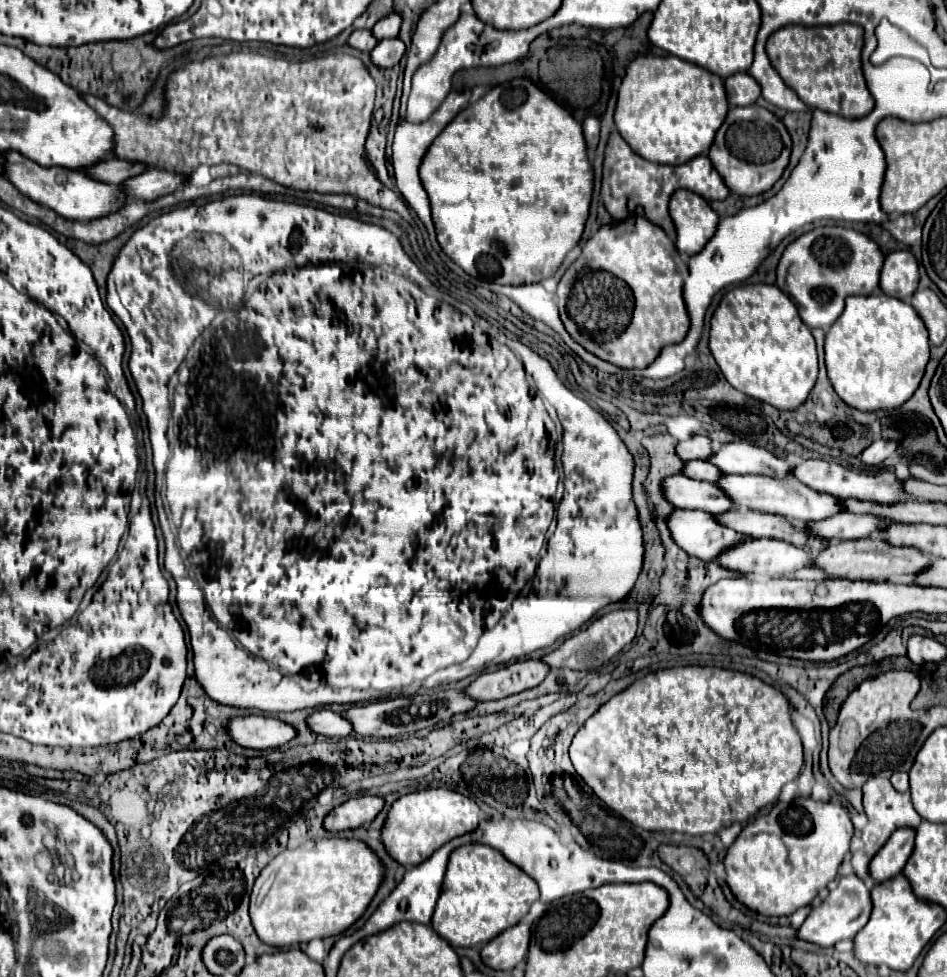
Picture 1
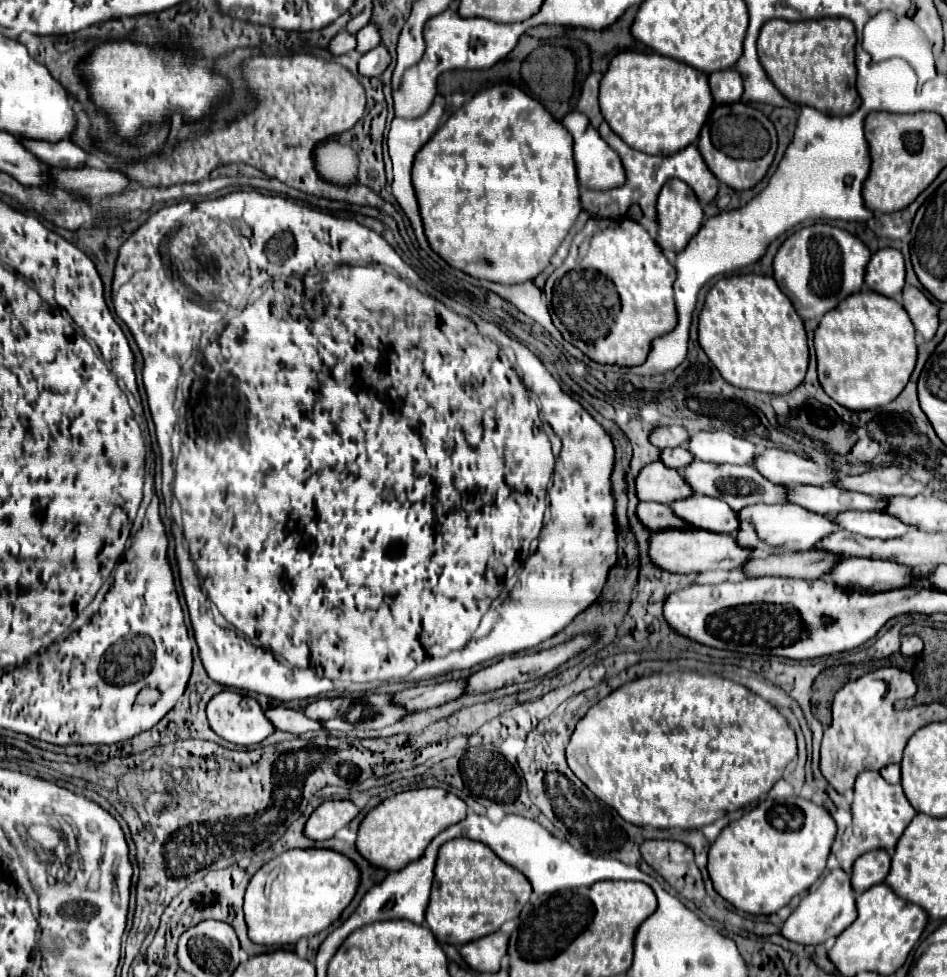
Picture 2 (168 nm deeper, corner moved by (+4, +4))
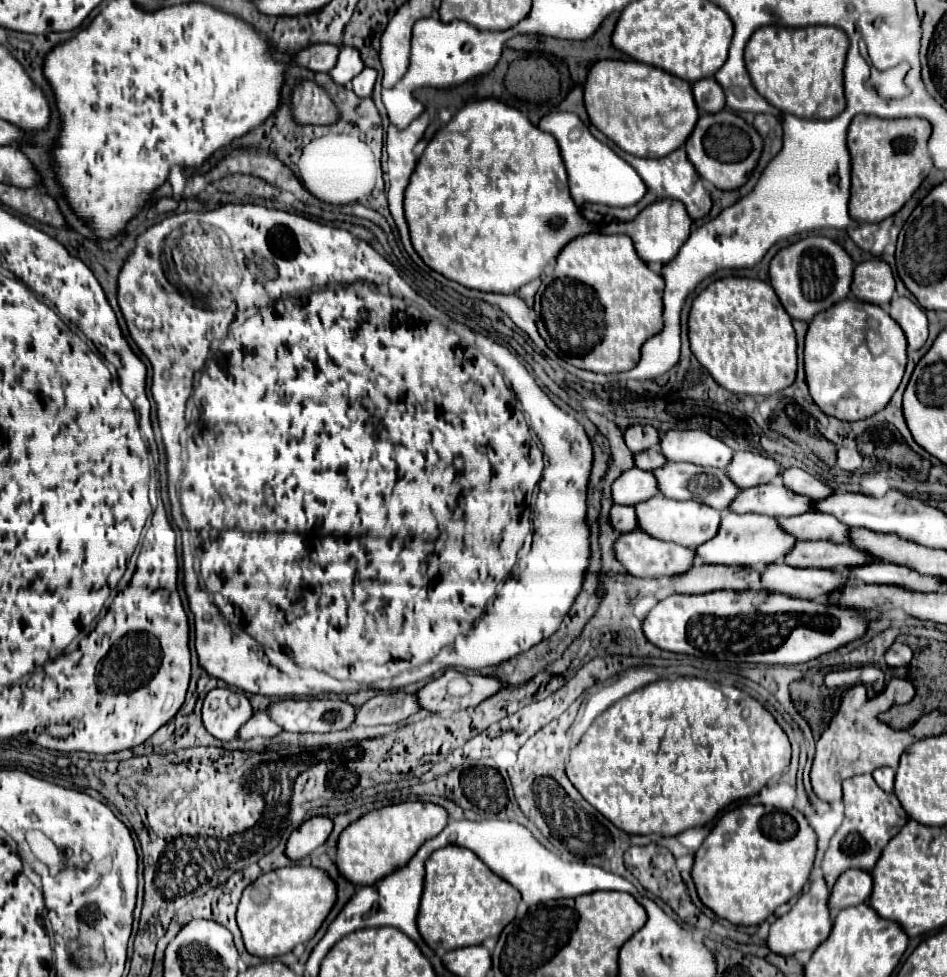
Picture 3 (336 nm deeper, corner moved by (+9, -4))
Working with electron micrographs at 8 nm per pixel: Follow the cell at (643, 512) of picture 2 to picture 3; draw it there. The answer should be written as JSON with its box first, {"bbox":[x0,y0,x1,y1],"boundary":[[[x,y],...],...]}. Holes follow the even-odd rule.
{"bbox":[611,506,639,532],"boundary":[[[613,506],[613,510],[611,510],[611,524],[615,526],[617,532],[637,530],[639,522],[635,518],[635,508],[631,508],[631,506]]]}

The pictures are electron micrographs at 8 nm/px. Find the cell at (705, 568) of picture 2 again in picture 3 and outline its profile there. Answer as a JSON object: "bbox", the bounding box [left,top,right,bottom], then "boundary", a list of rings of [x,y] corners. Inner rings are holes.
{"bbox":[615,530,697,578],"boundary":[[[643,530],[621,534],[621,538],[615,544],[615,552],[619,562],[627,568],[627,572],[637,578],[663,578],[663,576],[673,578],[675,574],[685,574],[687,570],[691,570],[697,556],[691,548],[651,538],[649,534],[643,534]]]}

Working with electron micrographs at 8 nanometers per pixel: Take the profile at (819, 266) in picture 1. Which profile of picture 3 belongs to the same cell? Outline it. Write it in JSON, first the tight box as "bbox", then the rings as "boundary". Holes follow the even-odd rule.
{"bbox":[769,236,853,324],"boundary":[[[807,236],[775,254],[769,266],[769,278],[787,314],[809,324],[815,314],[849,296],[853,282],[853,260],[837,242],[825,236]]]}

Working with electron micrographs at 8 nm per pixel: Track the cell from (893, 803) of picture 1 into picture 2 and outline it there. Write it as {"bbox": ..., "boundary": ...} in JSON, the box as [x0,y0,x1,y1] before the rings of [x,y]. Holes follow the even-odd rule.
{"bbox":[836,770,916,874],"boundary":[[[864,770],[856,776],[854,784],[854,800],[852,800],[852,824],[842,834],[842,848],[836,852],[836,858],[840,862],[840,868],[850,874],[852,864],[858,856],[870,852],[870,850],[886,850],[888,854],[894,852],[894,846],[906,826],[916,816],[916,810],[910,806],[910,802],[904,796],[904,790],[900,784],[888,784],[880,772]]]}

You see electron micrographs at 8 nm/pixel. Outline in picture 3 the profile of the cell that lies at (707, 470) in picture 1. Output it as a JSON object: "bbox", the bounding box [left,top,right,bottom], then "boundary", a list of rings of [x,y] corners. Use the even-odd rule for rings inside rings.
{"bbox":[635,448,667,470],"boundary":[[[651,448],[651,450],[645,450],[641,454],[635,454],[635,466],[641,468],[641,470],[657,470],[659,466],[665,466],[667,458],[663,458],[663,454],[657,450],[657,448]]]}

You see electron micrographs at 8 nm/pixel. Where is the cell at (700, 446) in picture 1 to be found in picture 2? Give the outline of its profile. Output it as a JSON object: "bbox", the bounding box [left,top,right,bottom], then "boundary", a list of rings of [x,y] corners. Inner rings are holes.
{"bbox":[650,426,688,450],"boundary":[[[658,426],[650,434],[650,442],[660,450],[686,446],[686,440],[688,440],[688,434],[682,426]]]}

